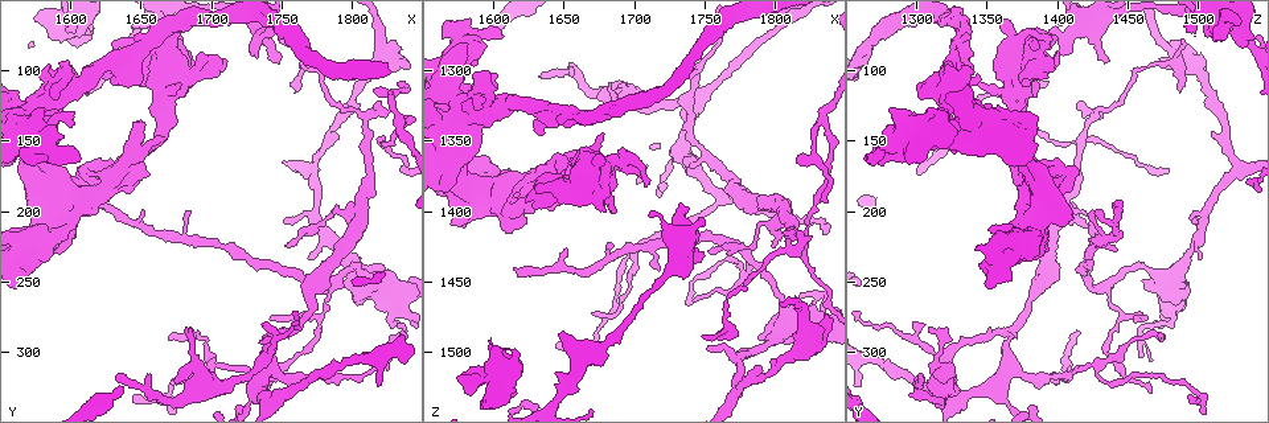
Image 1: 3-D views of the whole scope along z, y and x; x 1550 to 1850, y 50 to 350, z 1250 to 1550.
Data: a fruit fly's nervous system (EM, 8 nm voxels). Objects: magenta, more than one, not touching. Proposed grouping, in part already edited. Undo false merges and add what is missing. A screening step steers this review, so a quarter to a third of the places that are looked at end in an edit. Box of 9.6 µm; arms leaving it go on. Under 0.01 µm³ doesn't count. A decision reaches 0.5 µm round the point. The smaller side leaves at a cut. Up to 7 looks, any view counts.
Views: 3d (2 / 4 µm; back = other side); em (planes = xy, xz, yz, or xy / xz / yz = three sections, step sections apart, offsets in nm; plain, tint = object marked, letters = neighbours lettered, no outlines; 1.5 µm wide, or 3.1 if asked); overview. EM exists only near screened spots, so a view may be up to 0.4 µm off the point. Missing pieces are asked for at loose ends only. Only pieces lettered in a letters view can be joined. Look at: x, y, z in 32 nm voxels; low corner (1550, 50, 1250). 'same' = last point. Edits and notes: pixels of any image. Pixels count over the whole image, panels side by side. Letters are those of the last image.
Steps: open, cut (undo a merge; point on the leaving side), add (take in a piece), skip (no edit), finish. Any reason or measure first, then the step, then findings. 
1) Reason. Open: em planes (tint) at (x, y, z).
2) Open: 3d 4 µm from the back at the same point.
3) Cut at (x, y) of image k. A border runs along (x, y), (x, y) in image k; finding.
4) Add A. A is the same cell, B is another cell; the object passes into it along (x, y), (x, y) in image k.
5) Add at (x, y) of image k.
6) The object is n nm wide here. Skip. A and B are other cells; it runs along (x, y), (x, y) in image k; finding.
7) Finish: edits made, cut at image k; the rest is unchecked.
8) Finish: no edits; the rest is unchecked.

Tapers out. Open: em planes (letters) at (1684, 200, 1426).

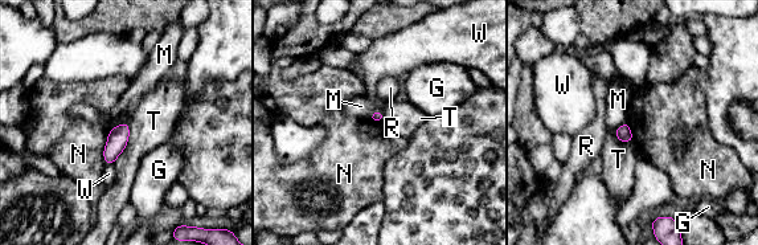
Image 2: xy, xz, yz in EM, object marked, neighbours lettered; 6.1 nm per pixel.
The longest contact is with T, 260 nm. Skip. G, M, N, R, T and W are other cells; no lettered piece goes on from it.

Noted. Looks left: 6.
Free end. Open: 3d 4 µm at (1572, 208, 1406).

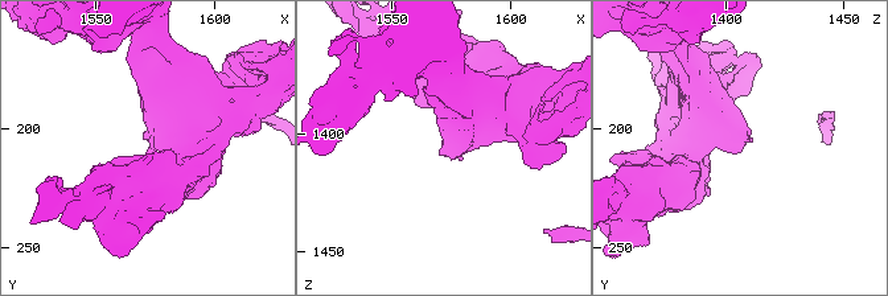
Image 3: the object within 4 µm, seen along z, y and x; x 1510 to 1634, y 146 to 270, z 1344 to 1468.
Open: em planes (letters) at (1574, 207, 1406).

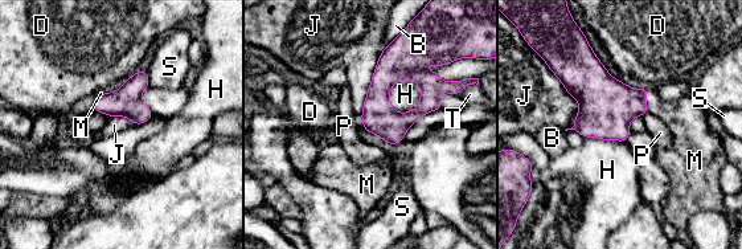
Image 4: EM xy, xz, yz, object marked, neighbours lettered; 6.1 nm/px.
The longest contact is with J, 600 nm. Add M. M is the same cell, B, D, H, J, P, S and T are other cells; the object passes into it along (607, 106), (646, 99), (683, 117) in image 4; it goes on there.

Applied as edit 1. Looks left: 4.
Open: overview.

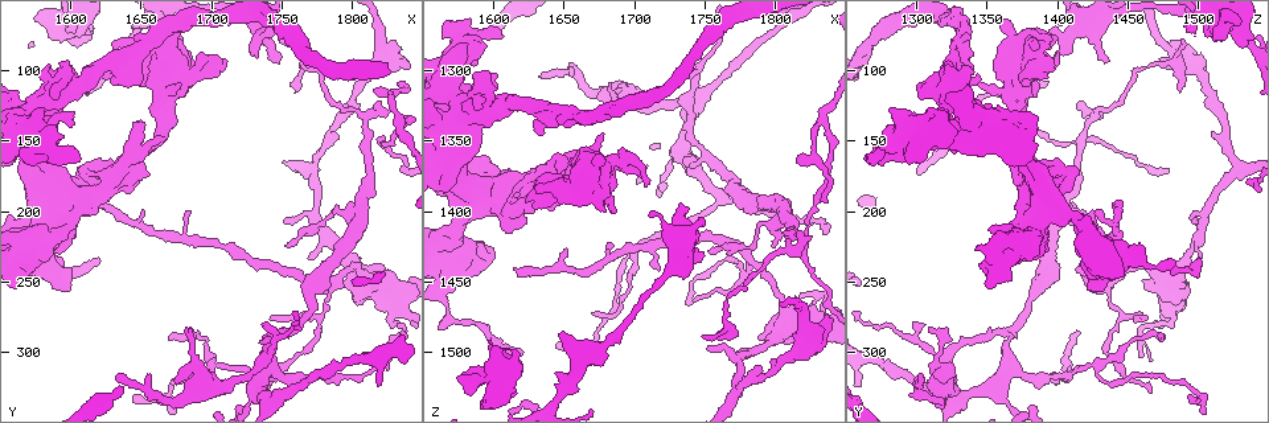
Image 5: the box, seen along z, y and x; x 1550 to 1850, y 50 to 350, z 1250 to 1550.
Open: 3d 2 µm from the back at (1598, 72, 1492).

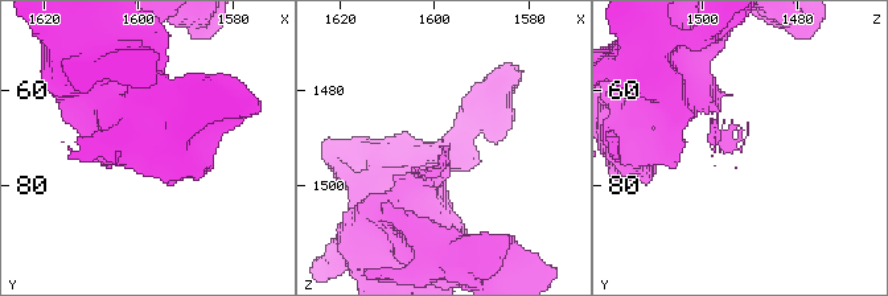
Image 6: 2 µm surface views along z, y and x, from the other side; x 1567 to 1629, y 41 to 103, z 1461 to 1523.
Open: em xy step 8 (letters) at (1597, 72, 1492).

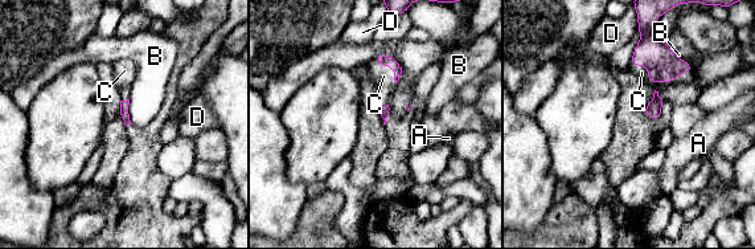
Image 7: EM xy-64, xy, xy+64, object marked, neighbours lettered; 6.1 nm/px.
Cut it another way. Open: em planes (letters) at the same point.

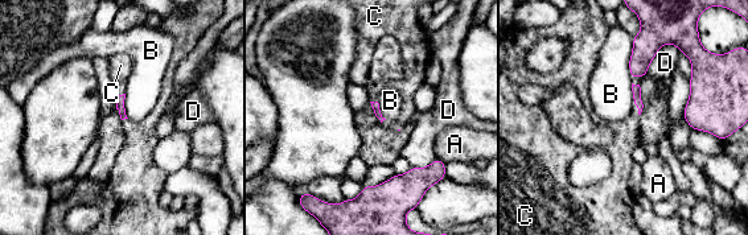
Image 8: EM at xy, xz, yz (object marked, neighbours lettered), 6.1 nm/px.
Add C. C is the same cell, A, B and D are other cells; the neuron continues.

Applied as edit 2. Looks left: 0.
Finish: edits made, add at image 4, add at image 8; the rest is unchecked.

